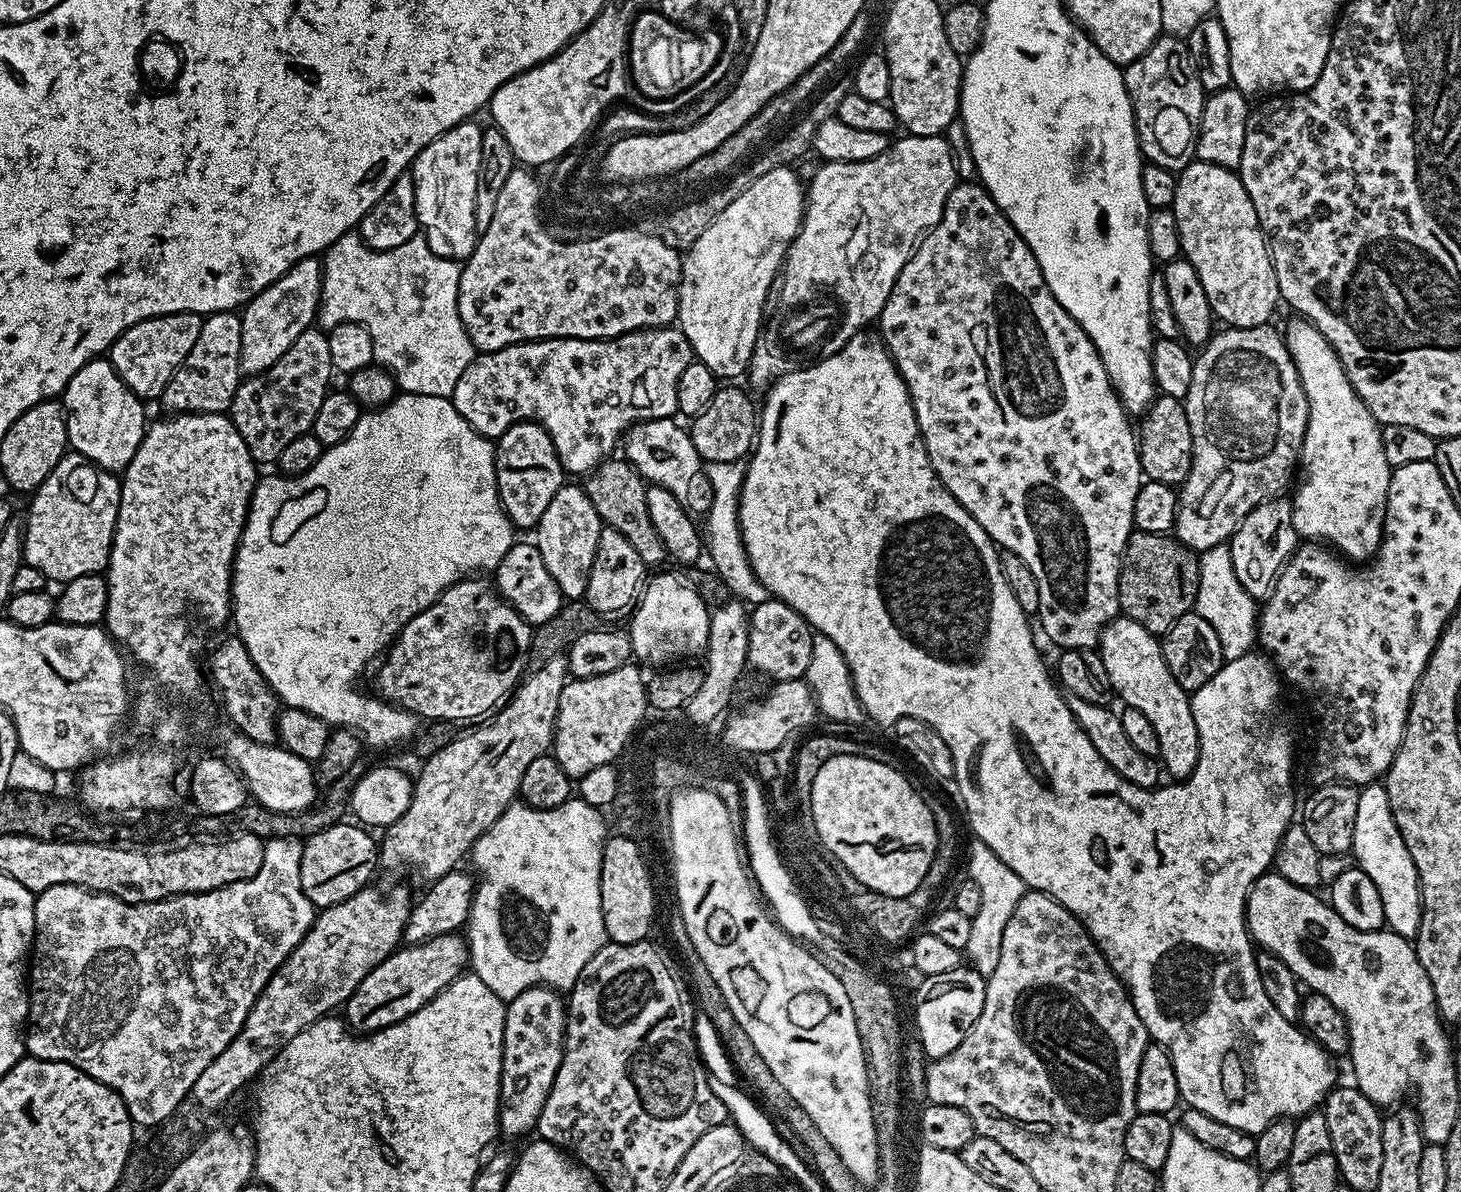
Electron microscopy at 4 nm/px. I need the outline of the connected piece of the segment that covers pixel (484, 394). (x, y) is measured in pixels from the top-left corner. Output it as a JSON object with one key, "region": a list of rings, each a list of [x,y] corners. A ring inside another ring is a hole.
{"region":[[[676,326],[639,328],[637,332],[627,332],[609,340],[579,340],[569,336],[563,336],[557,340],[527,340],[524,344],[511,344],[505,348],[500,348],[496,352],[480,352],[476,359],[470,362],[470,366],[466,366],[466,370],[462,370],[462,378],[458,378],[458,386],[454,386],[450,399],[453,406],[458,410],[458,414],[462,414],[462,418],[466,418],[468,425],[479,436],[498,438],[507,428],[518,422],[523,420],[536,421],[550,434],[550,438],[554,442],[554,450],[558,454],[565,473],[584,472],[583,474],[588,474],[600,464],[602,454],[615,453],[612,452],[615,448],[617,451],[622,437],[632,425],[645,420],[667,420],[677,415],[678,378],[682,378],[682,370],[686,370],[686,366],[690,366],[692,363],[694,363],[694,357],[690,342],[686,338],[686,334]]]}

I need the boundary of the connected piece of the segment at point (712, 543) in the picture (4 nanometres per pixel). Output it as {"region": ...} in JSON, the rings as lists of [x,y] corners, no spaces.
{"region":[[[744,460],[730,462],[718,462],[708,464],[706,468],[706,480],[710,485],[710,507],[707,509],[708,532],[706,528],[706,552],[712,555],[712,564],[716,567],[718,575],[724,579],[726,587],[732,591],[735,599],[748,606],[755,606],[762,599],[760,580],[754,574],[750,558],[746,554],[744,539],[740,536],[740,518],[738,509],[740,507],[740,491],[744,481],[746,464]]]}

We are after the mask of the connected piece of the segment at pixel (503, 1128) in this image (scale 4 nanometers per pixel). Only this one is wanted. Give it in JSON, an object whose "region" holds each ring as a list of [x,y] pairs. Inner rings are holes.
{"region":[[[537,986],[522,990],[513,1000],[507,1001],[504,1009],[504,1050],[502,1052],[502,1078],[500,1079],[500,1126],[499,1135],[509,1136],[510,1139],[516,1140],[519,1136],[524,1136],[527,1132],[531,1133],[535,1129],[538,1118],[542,1114],[542,1106],[546,1106],[546,1098],[550,1098],[550,1090],[554,1086],[554,1078],[558,1074],[558,1068],[562,1066],[564,1057],[564,1037],[568,1031],[568,1010],[566,1000],[557,989]]]}

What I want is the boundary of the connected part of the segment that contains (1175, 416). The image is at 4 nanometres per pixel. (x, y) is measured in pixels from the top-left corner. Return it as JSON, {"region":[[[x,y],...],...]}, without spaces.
{"region":[[[1157,395],[1138,424],[1140,471],[1147,479],[1173,486],[1183,485],[1192,465],[1192,435],[1183,403],[1169,396]]]}

